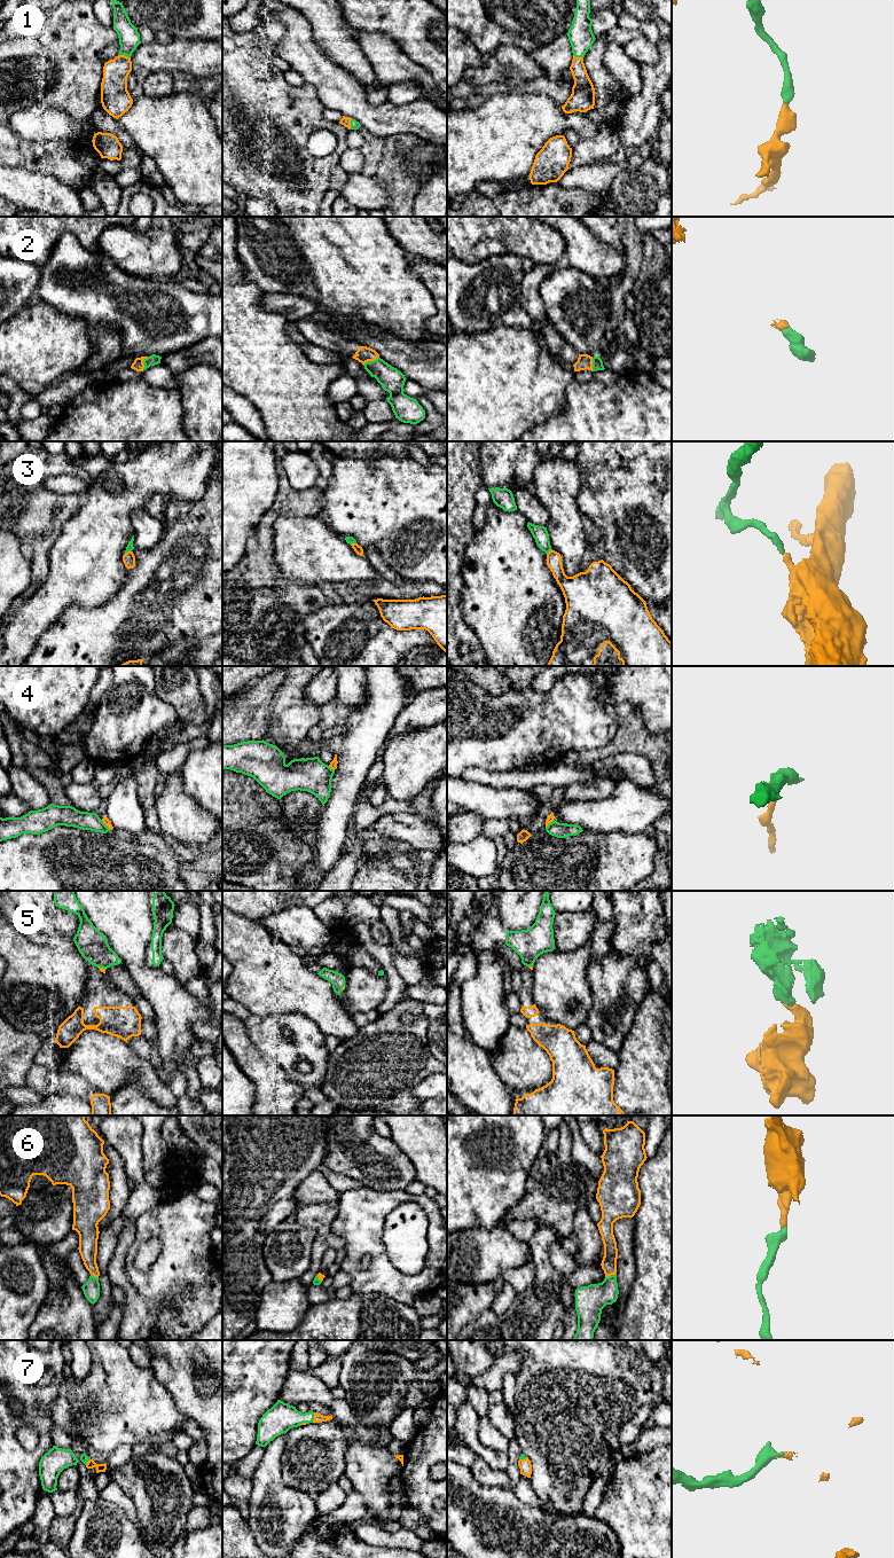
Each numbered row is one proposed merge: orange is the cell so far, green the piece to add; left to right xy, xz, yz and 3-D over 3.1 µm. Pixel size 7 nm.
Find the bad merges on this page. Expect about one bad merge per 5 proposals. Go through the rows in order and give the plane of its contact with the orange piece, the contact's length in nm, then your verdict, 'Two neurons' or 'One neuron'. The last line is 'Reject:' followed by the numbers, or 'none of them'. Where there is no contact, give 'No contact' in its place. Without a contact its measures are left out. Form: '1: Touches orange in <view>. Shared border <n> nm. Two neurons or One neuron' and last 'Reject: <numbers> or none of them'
1: Touches orange in xy. Shared border 80 nm. One neuron
2: Touches orange in xz. Shared border 130 nm. One neuron
3: Touches orange in xy. Shared border 50 nm. Two neurons
4: Touches orange in xy. Shared border 100 nm. Two neurons
5: Touches orange in xy. Shared border 70 nm. One neuron
6: Touches orange in yz. Shared border 80 nm. One neuron
7: Touches orange in xz. Shared border 70 nm. One neuron
Reject: 3, 4

